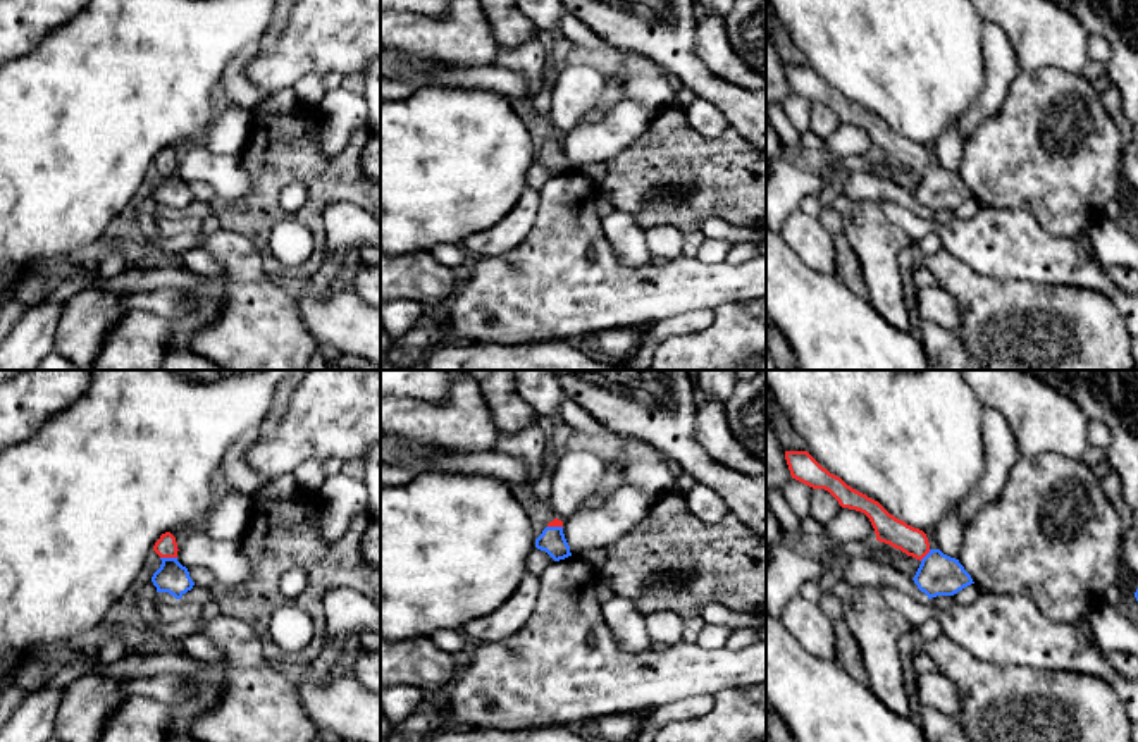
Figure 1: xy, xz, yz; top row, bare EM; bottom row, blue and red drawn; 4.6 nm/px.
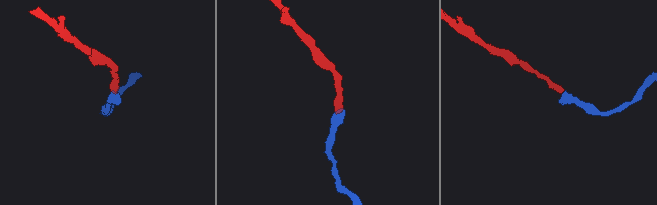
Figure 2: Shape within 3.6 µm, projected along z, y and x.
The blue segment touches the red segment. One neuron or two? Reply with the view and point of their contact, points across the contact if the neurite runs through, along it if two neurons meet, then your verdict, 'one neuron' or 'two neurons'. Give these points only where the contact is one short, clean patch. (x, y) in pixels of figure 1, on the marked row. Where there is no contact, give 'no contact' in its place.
contact xy (169, 558); way xy (171, 577), (169, 558), (166, 546); one neuron

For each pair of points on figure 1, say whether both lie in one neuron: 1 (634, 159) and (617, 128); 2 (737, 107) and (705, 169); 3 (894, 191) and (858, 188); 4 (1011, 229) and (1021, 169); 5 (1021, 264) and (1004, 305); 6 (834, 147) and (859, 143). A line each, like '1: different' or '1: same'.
1: different
2: different
3: same
4: different
5: different
6: same

